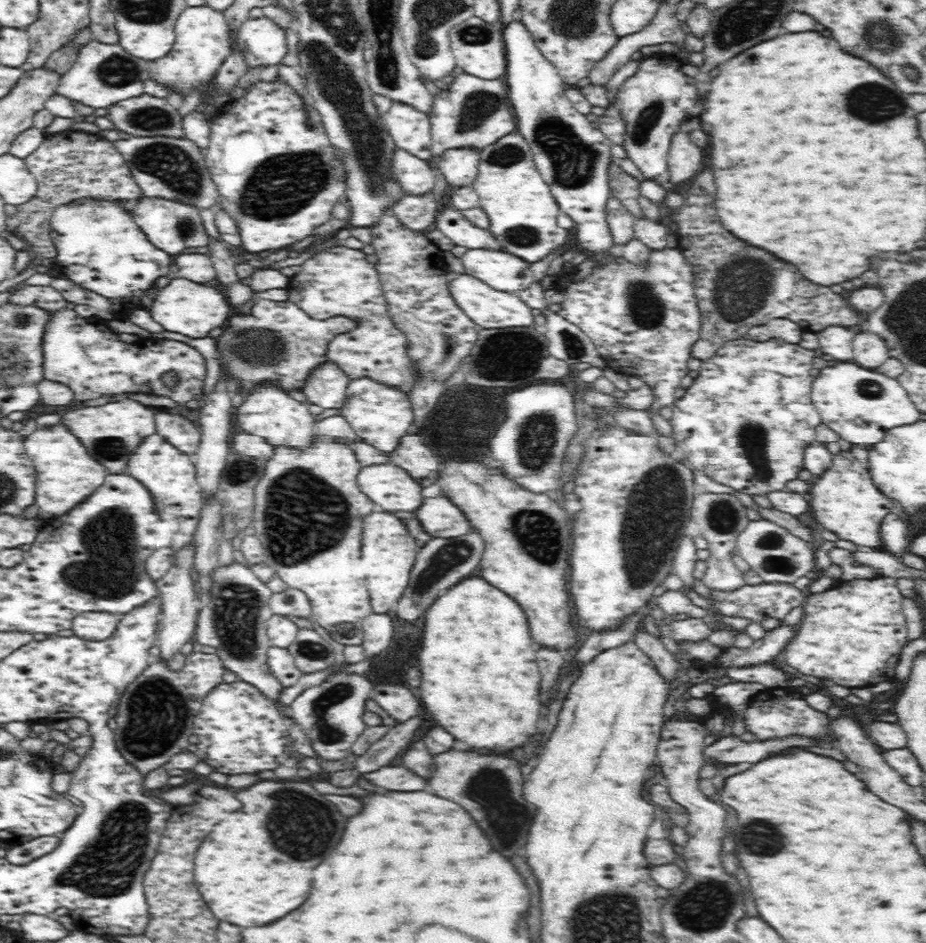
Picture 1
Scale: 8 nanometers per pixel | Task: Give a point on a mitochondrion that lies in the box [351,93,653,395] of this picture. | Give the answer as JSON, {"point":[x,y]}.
{"point":[574,161]}

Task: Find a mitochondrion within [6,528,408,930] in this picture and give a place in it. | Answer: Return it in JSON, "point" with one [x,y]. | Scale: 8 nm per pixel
{"point":[123,845]}

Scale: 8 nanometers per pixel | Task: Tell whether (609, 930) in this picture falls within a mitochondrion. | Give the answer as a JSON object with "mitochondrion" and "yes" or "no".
{"mitochondrion":"yes"}

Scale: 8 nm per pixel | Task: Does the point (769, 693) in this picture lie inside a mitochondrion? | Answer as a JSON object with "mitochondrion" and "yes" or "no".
{"mitochondrion":"no"}

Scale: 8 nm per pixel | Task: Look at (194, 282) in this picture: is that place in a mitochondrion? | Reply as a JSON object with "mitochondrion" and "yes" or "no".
{"mitochondrion":"no"}

